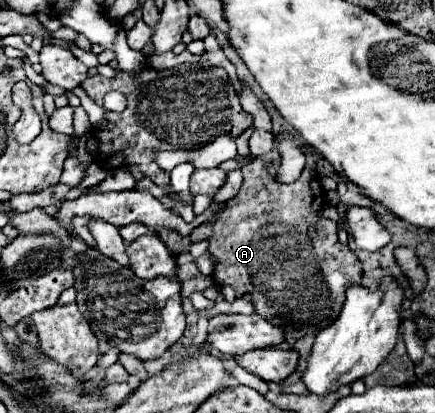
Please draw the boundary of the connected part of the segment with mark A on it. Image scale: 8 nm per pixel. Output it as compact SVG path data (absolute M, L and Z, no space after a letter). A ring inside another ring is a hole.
M307 151L307 165L303 175L291 183L281 185L275 181L275 173L267 167L269 157L255 157L249 165L243 167L243 187L237 197L225 203L219 219L215 223L205 223L197 227L189 237L191 241L209 241L209 253L215 257L213 279L217 285L231 285L237 297L251 295L255 313L283 327L285 341L291 345L307 333L317 333L319 329L331 325L345 303L345 291L351 285L361 285L363 267L357 255L341 245L337 239L337 221L319 217L325 205L325 191L317 183L317 161L311 151ZM309 227L315 227L315 233L309 235Z

